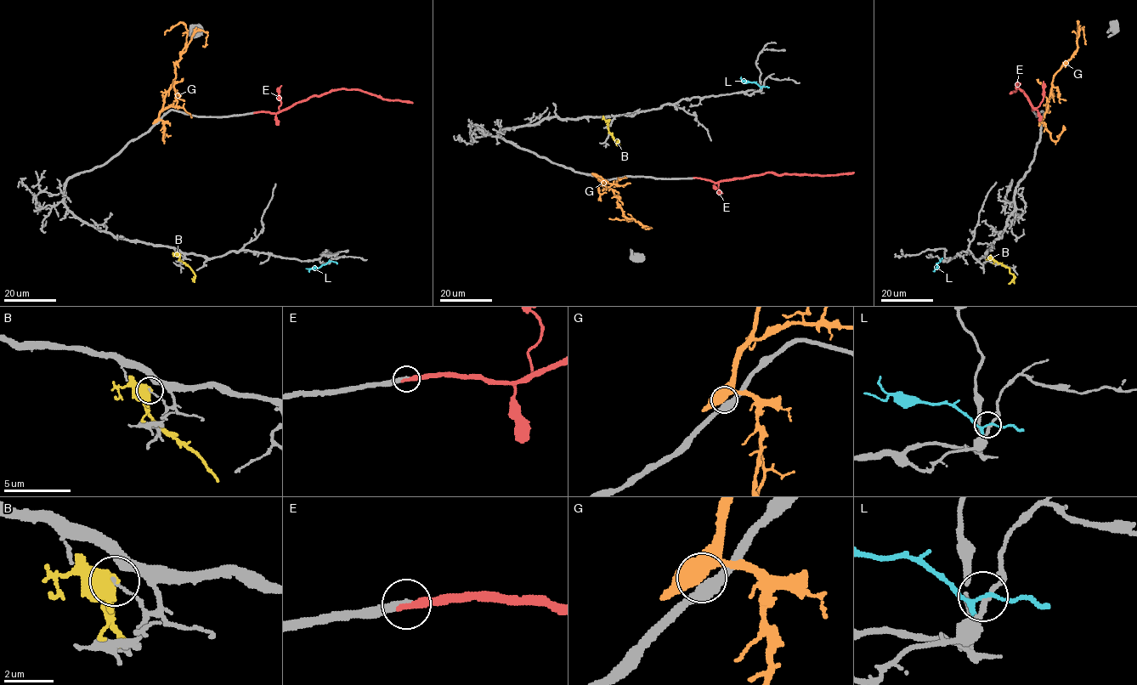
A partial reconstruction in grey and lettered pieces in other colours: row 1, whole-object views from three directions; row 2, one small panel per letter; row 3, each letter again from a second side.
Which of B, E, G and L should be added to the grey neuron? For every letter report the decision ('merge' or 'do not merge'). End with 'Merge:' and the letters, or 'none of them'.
B: do not merge
E: merge
G: do not merge
L: do not merge
Merge: E

